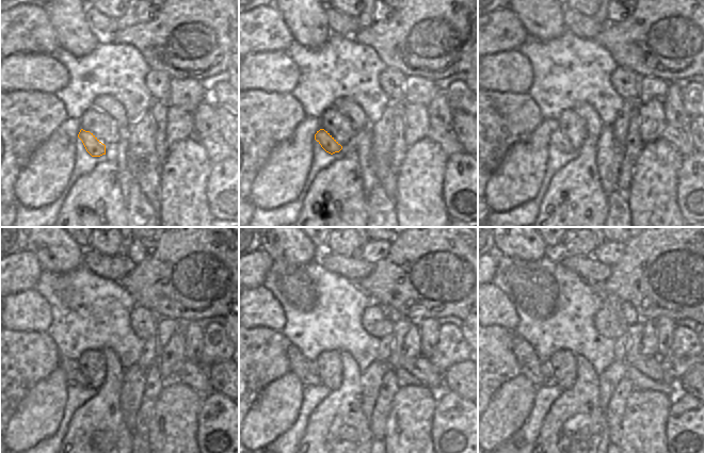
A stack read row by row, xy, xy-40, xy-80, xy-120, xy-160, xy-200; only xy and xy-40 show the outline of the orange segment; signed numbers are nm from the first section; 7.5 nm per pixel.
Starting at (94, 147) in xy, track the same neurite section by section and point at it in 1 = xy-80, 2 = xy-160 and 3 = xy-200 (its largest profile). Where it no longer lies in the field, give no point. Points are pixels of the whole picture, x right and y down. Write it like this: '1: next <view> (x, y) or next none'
1: next xy-80 (557, 139)
2: next xy-160 (306, 371)
3: next xy-200 (529, 362)

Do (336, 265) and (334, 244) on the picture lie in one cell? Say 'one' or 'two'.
two

